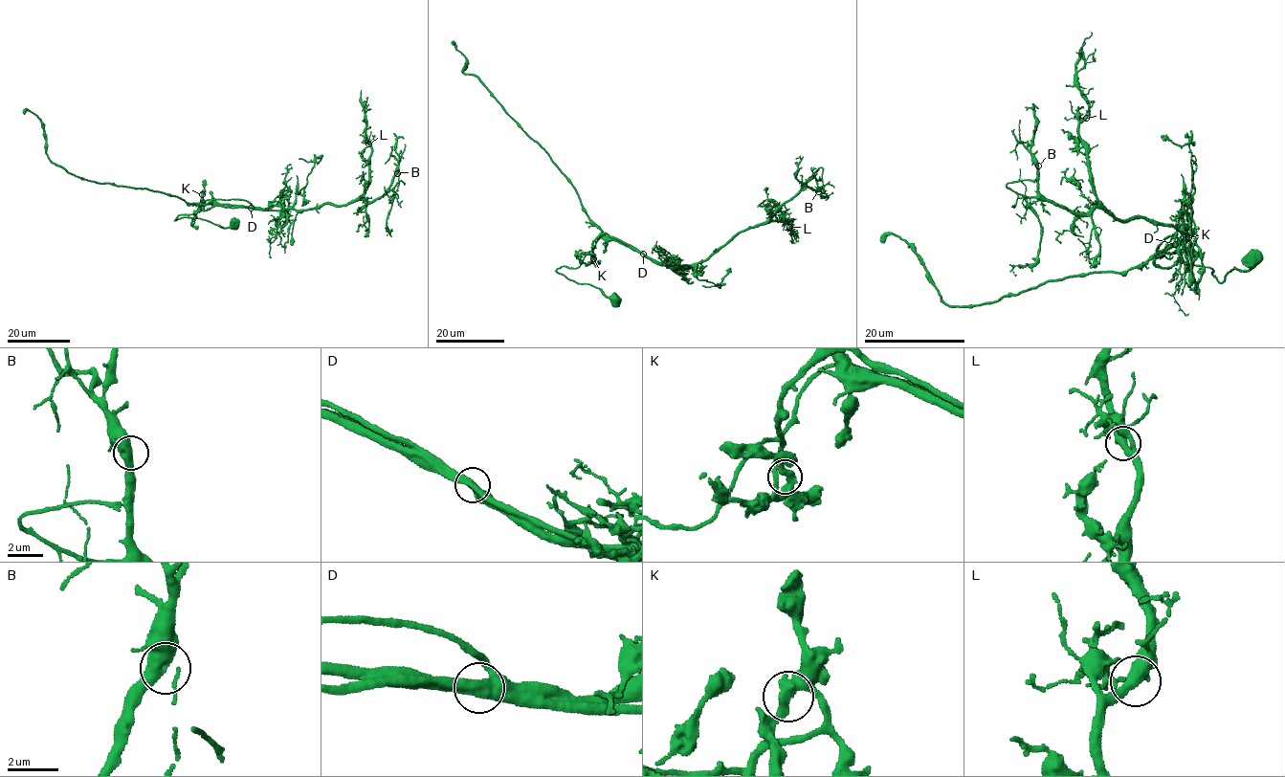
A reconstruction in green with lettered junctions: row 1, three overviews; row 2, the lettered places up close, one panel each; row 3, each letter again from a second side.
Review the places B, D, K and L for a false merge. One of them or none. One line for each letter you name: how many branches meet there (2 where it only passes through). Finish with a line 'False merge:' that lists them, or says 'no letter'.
D: 2 branches meet
False merge: D

